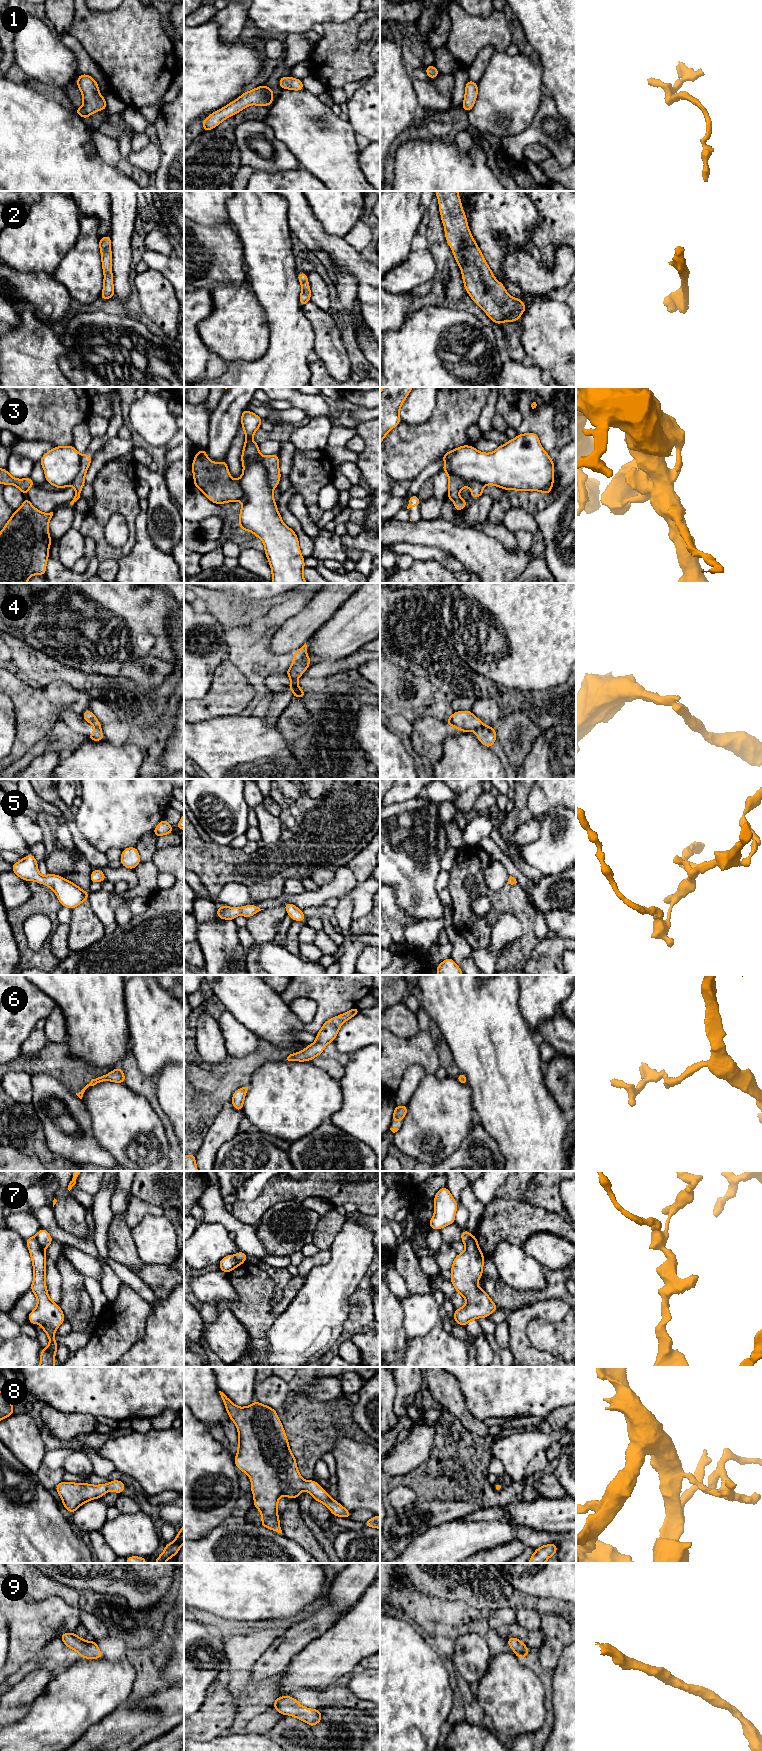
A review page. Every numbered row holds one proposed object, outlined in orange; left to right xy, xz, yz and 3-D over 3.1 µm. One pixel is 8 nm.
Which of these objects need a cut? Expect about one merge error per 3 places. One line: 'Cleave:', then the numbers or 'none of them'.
Cleave: 3, 4, 7

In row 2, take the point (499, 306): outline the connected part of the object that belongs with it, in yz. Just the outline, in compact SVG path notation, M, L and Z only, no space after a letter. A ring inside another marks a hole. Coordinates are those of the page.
M435 191L435 193L438 198L446 241L452 249L453 256L460 267L464 288L470 295L470 298L483 309L492 322L498 325L506 321L519 321L520 316L526 310L526 305L520 298L511 297L504 285L495 278L484 259L482 251L471 235L458 191Z

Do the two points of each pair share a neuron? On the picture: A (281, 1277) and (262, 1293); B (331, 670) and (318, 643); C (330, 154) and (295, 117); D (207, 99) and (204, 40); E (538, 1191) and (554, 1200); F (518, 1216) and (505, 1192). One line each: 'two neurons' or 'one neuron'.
A: two neurons
B: two neurons
C: one neuron
D: one neuron
E: one neuron
F: two neurons

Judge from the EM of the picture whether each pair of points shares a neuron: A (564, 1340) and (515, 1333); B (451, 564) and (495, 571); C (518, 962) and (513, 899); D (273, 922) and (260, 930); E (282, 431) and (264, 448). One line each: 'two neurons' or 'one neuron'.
A: two neurons
B: two neurons
C: one neuron
D: one neuron
E: two neurons

